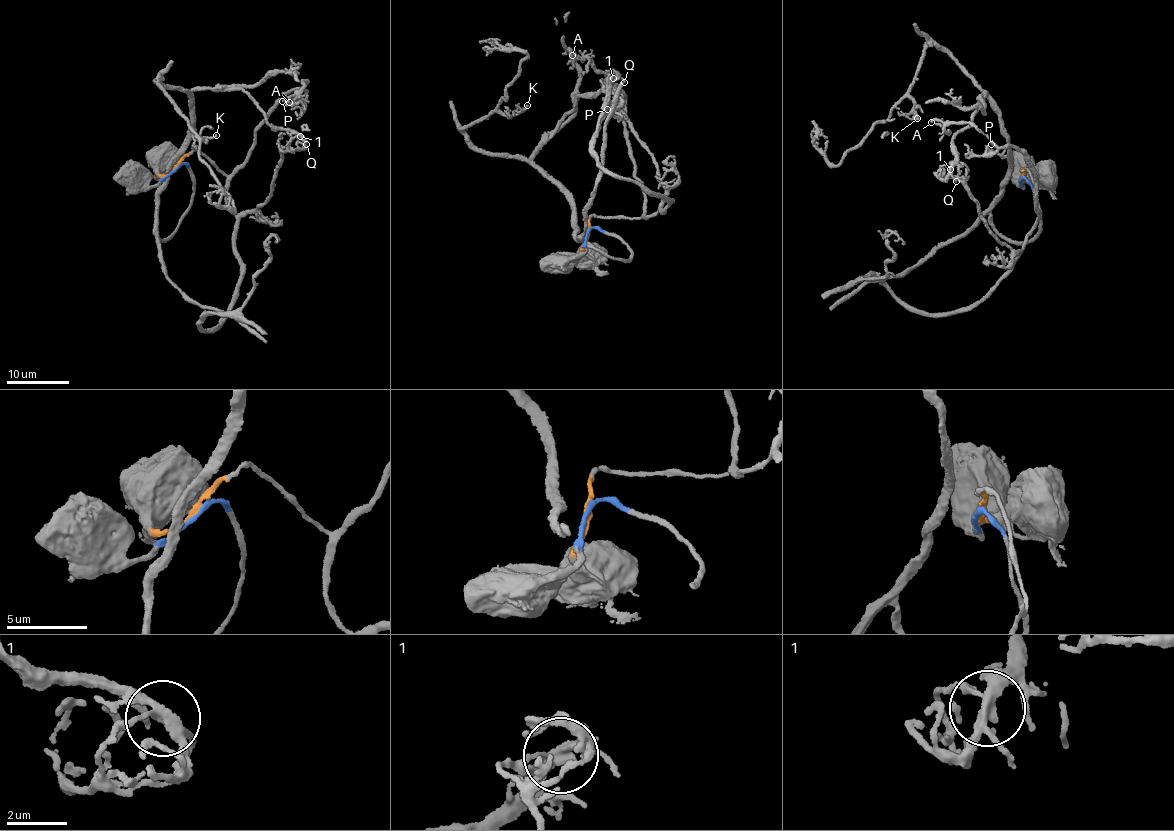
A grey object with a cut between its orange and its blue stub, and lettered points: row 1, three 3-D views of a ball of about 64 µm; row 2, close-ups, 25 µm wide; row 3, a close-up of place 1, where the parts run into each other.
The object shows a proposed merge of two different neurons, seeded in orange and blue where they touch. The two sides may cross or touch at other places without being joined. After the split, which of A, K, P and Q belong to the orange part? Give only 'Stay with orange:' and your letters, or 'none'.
Stay with orange: A, P

